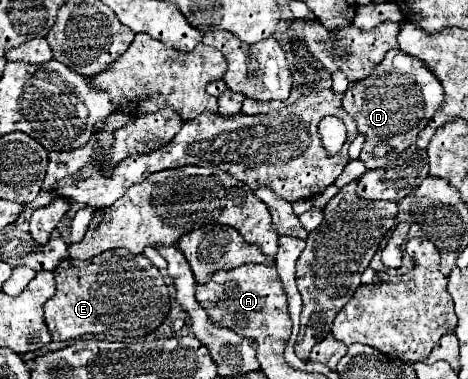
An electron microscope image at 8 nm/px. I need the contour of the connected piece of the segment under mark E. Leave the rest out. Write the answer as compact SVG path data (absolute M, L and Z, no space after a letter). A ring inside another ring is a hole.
M114 248L86 262L66 258L54 268L56 294L44 304L44 320L52 340L106 334L114 338L140 338L156 330L170 310L170 294L160 270L142 254Z

